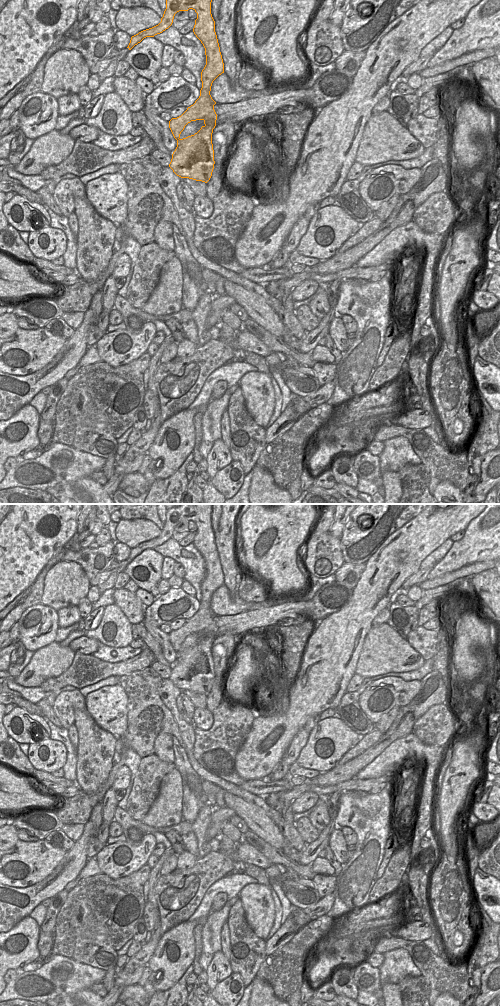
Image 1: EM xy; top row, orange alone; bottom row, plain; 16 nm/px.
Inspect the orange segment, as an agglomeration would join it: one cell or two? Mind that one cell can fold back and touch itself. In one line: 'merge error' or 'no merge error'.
merge error

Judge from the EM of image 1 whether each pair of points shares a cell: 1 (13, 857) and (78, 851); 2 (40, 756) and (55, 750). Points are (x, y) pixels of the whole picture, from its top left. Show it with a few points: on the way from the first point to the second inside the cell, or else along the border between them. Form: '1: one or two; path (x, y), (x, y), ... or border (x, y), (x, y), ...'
1: two; border (67, 851), (51, 871)
2: one; path (44, 755), (51, 754)

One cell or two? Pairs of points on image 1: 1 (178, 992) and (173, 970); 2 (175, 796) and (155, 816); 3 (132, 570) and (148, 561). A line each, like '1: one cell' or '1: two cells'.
1: two cells
2: one cell
3: one cell

